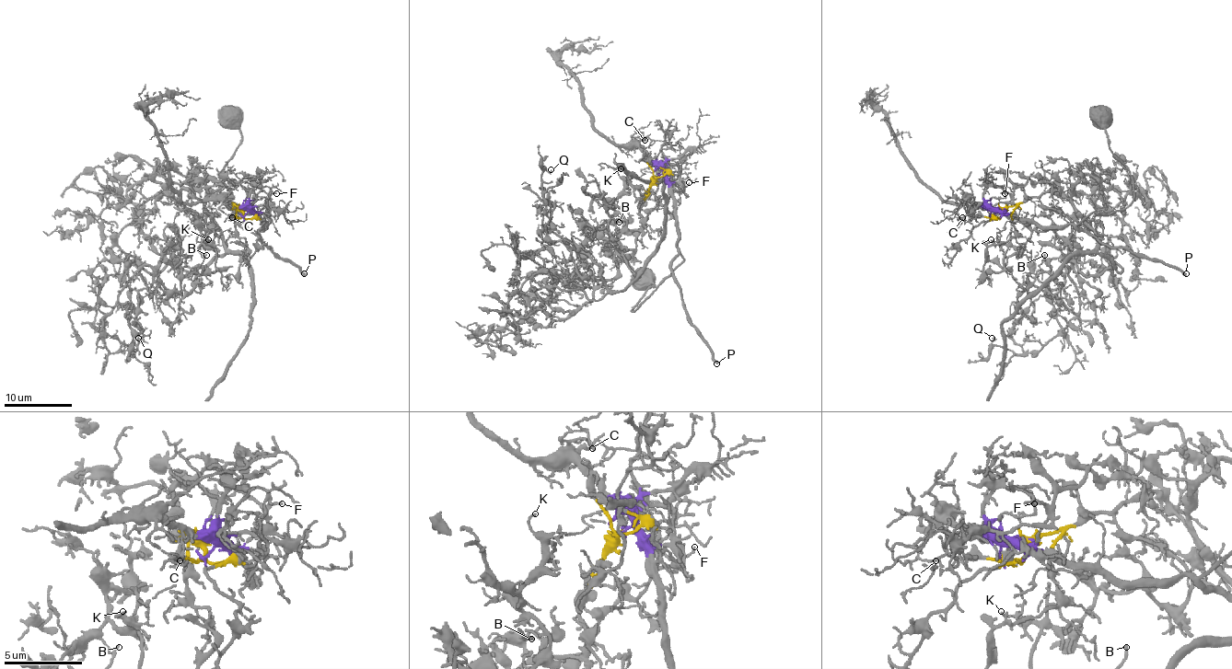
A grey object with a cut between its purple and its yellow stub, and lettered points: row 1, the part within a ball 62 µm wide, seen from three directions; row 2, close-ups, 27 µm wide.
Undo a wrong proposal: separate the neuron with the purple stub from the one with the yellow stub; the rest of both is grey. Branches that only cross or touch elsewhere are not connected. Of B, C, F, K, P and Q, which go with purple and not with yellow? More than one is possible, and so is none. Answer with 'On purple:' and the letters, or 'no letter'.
On purple: C, F, P

